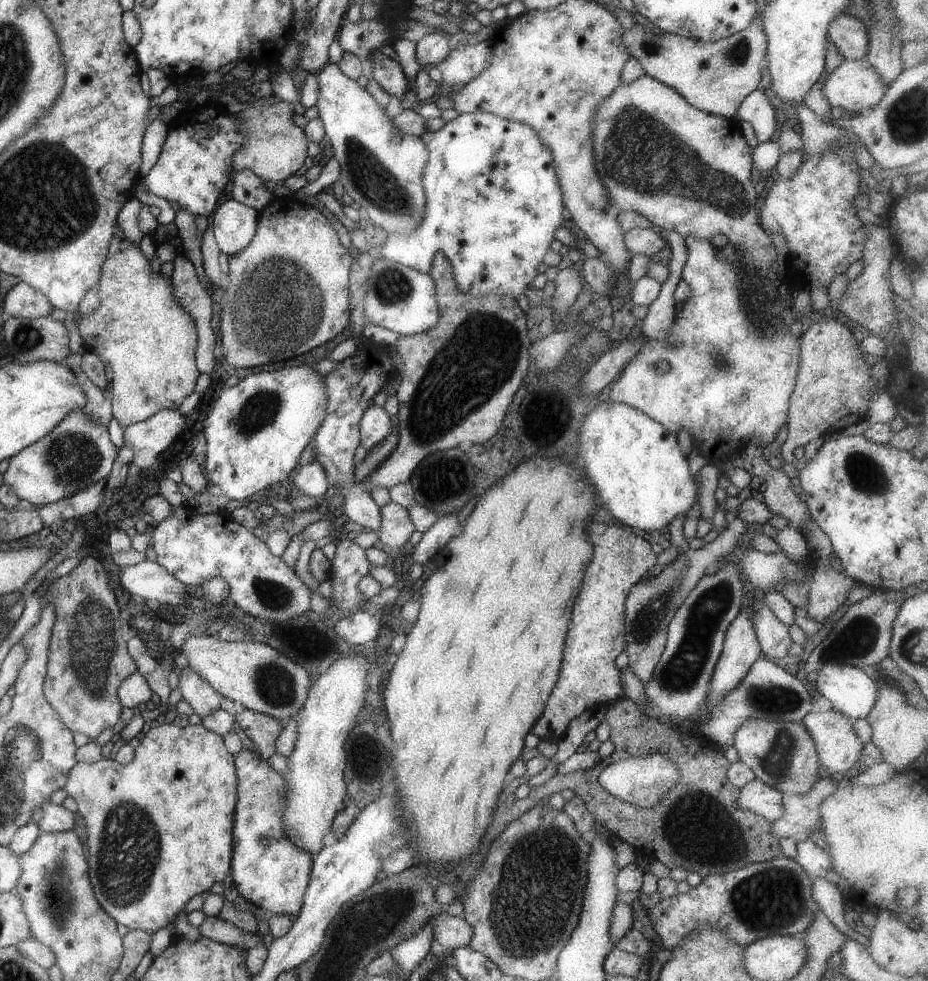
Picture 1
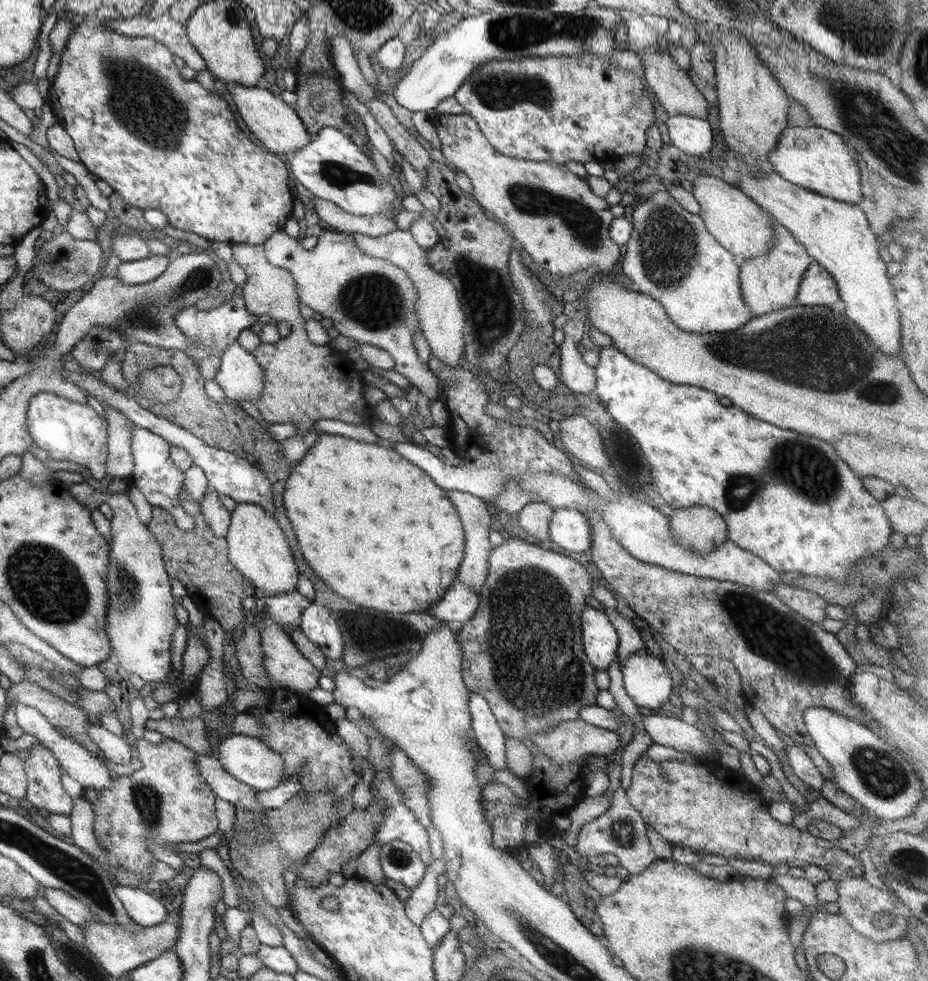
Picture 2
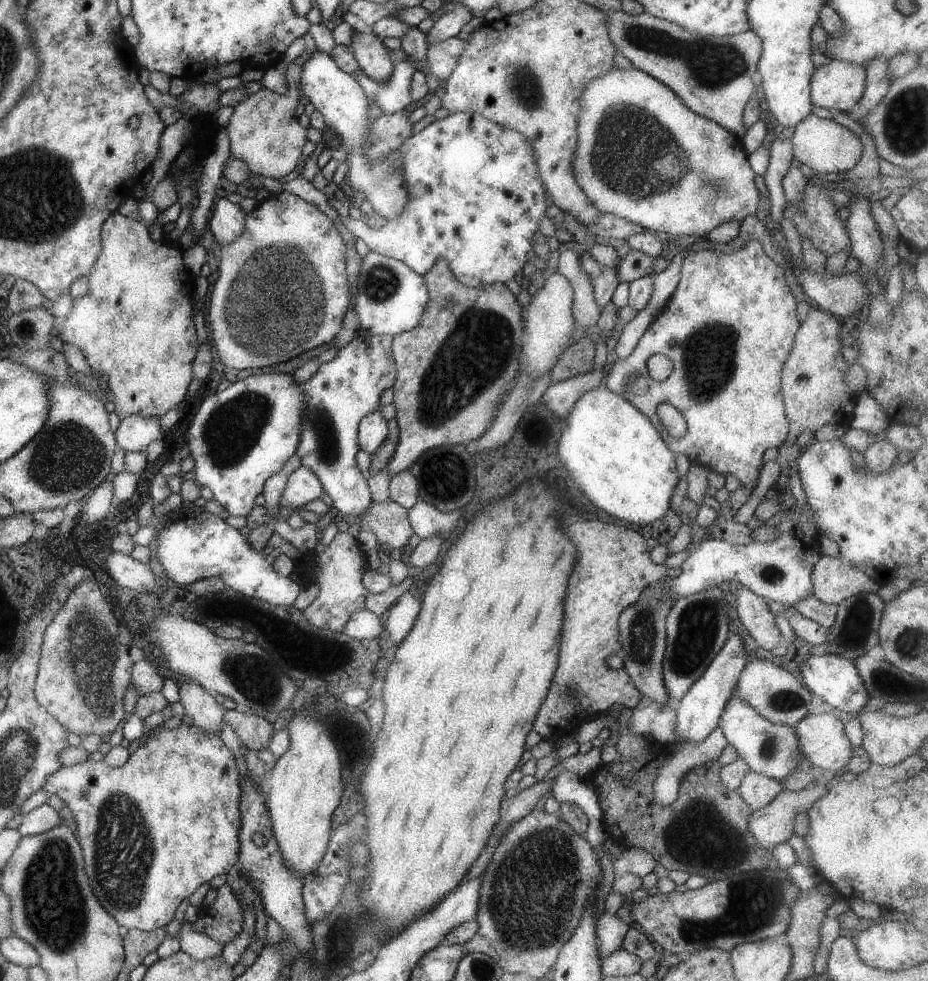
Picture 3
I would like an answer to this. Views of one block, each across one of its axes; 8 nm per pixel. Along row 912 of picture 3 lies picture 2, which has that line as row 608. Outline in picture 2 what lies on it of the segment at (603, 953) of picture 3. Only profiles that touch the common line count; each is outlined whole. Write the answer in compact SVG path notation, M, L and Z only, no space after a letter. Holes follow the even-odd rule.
M604 607L603 612L607 620L613 625L618 638L617 658L619 662L624 662L624 659L635 651L646 650L646 647L639 637L639 633L635 630L631 621L625 619L617 611L612 611L610 608Z

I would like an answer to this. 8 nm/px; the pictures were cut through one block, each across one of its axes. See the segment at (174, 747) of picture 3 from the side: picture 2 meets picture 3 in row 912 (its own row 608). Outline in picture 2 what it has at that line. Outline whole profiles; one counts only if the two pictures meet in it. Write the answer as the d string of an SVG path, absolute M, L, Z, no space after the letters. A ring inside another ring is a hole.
M87 483L67 485L71 497L89 513L101 504L111 509L112 519L109 547L109 565L105 586L107 589L106 633L112 653L125 672L136 674L144 682L161 682L171 671L169 641L178 625L174 617L176 599L171 596L170 577L165 571L161 549L154 536L142 524L126 494L97 492Z

